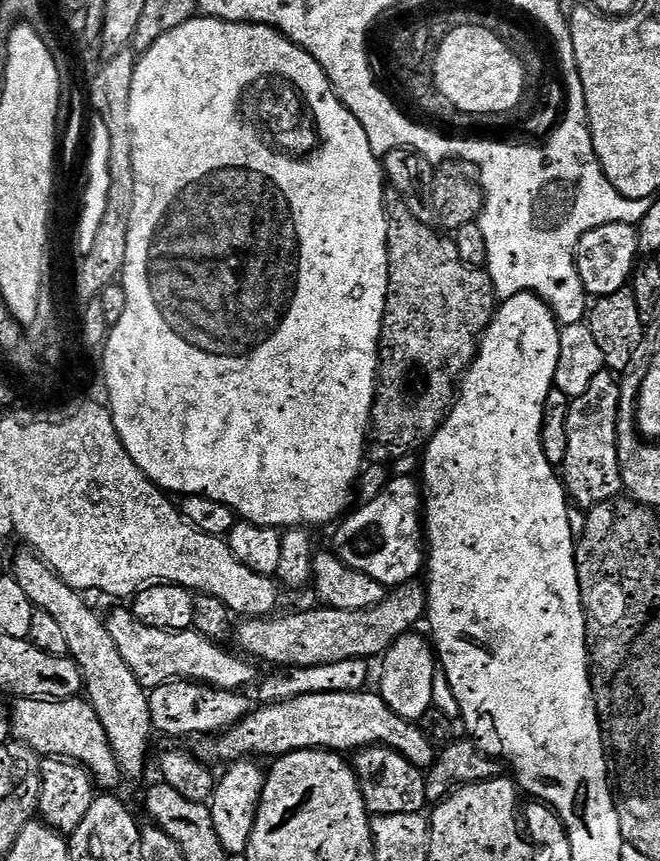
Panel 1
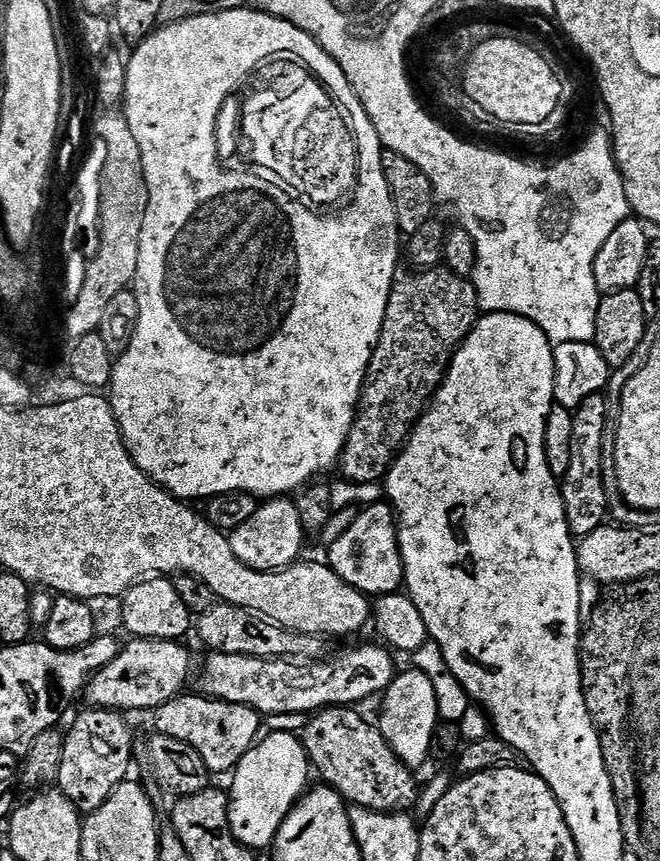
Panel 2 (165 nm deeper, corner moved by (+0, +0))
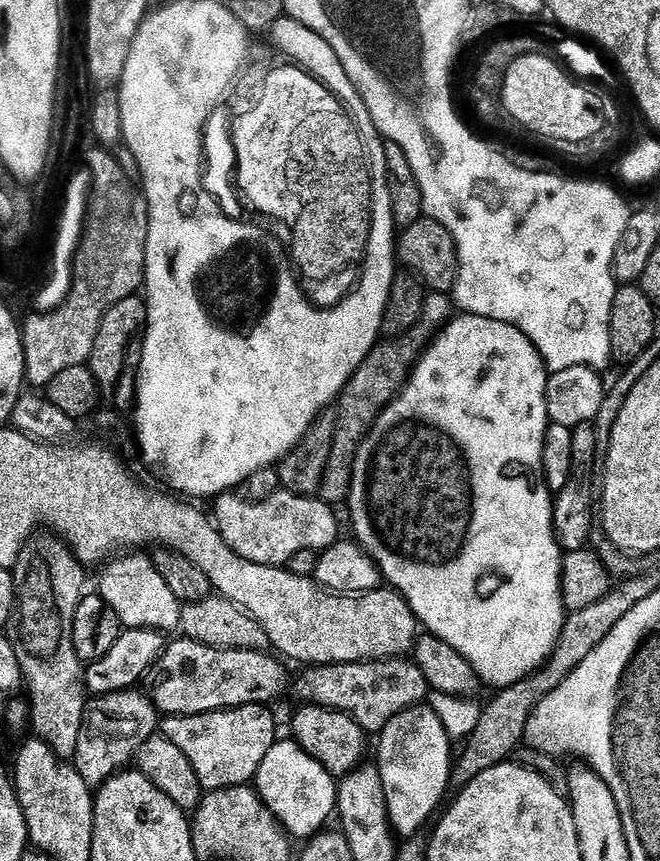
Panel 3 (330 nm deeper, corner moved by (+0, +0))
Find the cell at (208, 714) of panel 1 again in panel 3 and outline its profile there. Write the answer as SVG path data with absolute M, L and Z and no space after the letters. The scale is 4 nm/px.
M243 704L241 708L223 708L220 712L164 716L162 735L190 758L190 766L194 766L194 774L198 774L201 789L213 792L255 781L262 758L266 758L278 739L272 710L263 704Z

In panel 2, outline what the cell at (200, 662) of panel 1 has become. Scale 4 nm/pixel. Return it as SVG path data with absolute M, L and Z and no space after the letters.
M379 647L352 648L323 662L263 660L257 656L214 652L204 664L199 691L213 700L245 704L265 717L296 716L299 712L315 714L333 706L360 706L363 700L387 692L398 675L393 653L387 647Z

